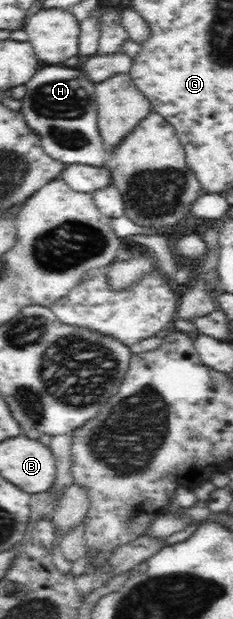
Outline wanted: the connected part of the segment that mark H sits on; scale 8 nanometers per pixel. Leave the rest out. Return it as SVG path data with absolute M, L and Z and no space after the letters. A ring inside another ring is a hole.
M47 65L38 70L29 82L25 84L27 94L23 98L21 112L29 124L29 128L39 134L43 150L53 158L65 165L87 164L88 166L105 167L108 154L102 142L98 128L98 115L96 104L96 83L85 76L83 70L73 69L61 65Z

